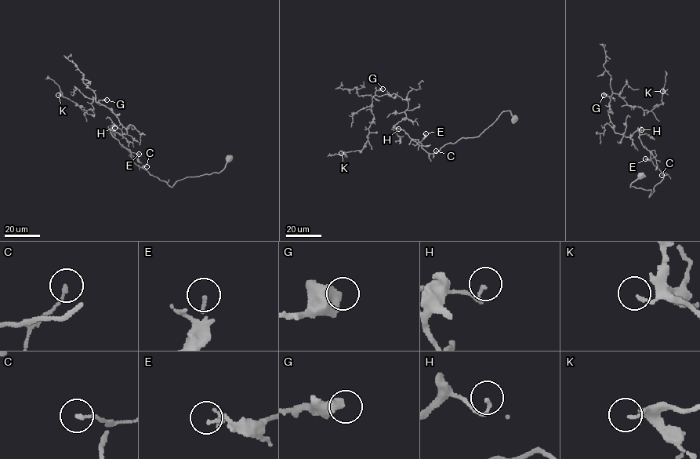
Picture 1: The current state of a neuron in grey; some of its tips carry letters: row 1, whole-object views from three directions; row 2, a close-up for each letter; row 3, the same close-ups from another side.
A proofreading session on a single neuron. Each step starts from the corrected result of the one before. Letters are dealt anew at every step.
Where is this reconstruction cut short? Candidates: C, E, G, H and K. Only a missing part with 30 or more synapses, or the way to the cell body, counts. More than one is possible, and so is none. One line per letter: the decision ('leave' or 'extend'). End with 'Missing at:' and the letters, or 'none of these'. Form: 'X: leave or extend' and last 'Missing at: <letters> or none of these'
C: leave
E: leave
G: leave
H: leave
K: leave
Missing at: none of these

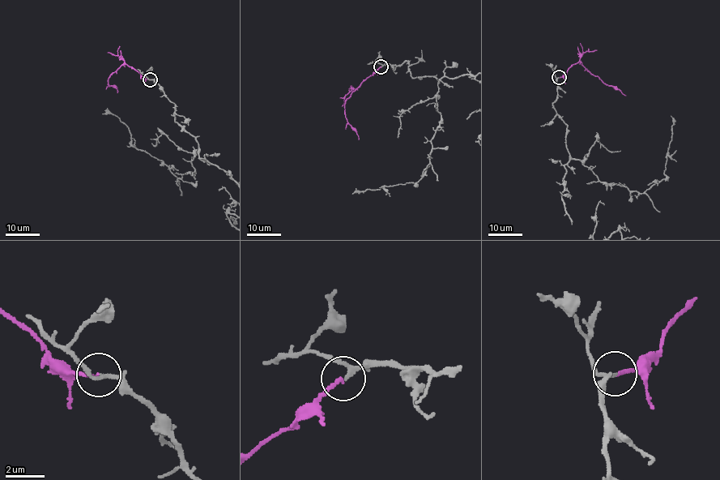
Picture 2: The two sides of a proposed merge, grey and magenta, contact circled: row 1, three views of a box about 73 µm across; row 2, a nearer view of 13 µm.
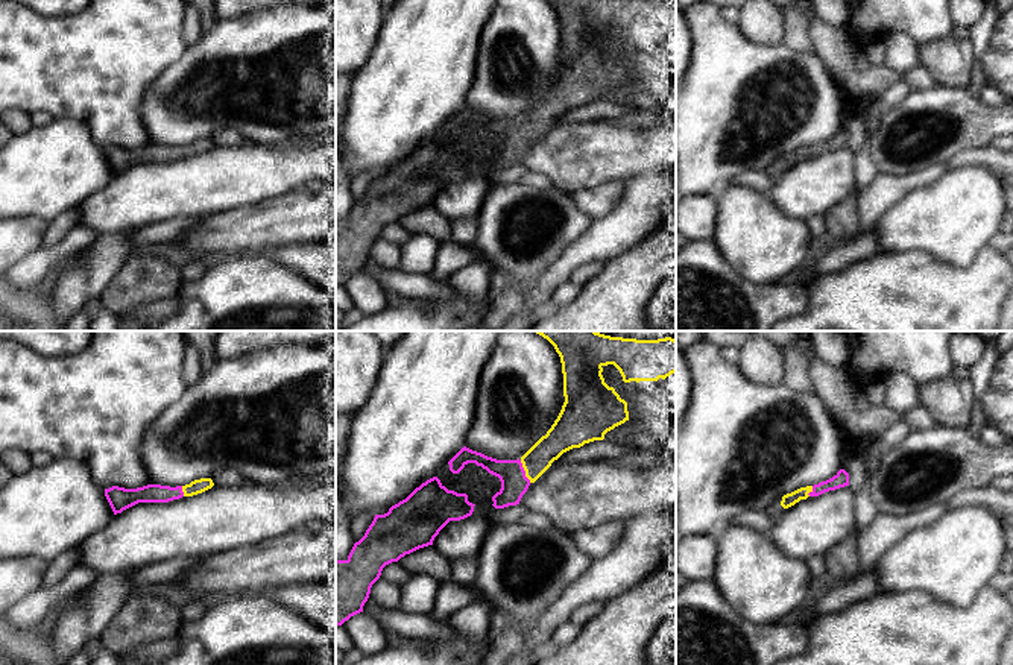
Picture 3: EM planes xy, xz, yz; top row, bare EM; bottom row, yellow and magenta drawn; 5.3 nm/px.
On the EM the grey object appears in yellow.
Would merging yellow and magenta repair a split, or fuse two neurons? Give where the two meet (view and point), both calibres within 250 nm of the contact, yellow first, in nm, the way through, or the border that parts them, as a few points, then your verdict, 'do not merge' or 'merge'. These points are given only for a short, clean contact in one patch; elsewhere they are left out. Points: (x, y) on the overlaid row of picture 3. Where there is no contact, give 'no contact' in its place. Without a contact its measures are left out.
xz (524, 469) | 150/140 nm | across xz (559, 439), (524, 469), (514, 483) | merge

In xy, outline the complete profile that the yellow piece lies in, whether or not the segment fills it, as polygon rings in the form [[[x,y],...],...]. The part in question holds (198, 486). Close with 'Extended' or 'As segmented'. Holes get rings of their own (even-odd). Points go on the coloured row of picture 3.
[[[211,478],[194,480],[185,486],[161,486],[147,484],[137,489],[125,489],[112,486],[105,489],[105,496],[114,512],[114,515],[138,504],[138,503],[169,503],[182,496],[193,496],[202,493],[214,486]]]. Extended

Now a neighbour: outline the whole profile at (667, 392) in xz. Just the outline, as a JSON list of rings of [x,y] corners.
[[[676,372],[662,381],[656,396],[665,405],[670,416],[676,419]]]

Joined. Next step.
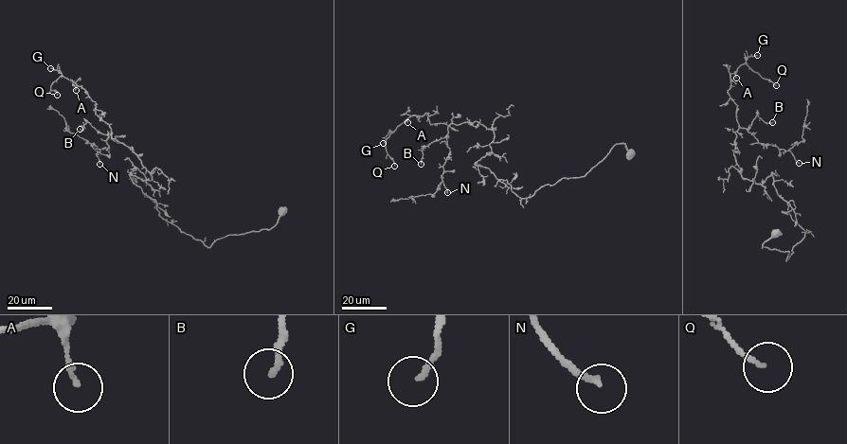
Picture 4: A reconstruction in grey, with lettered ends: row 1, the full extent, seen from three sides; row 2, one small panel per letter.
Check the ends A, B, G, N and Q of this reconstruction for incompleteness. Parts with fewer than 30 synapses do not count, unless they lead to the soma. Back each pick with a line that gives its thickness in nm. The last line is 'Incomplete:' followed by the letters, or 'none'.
B: Thickness 170 nm
N: Thickness 200 nm
Incomplete: B, N

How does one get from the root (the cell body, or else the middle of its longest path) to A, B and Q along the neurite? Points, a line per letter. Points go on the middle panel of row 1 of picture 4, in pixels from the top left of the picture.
A: (480, 159), (491, 151), (495, 135), (480, 123), (431, 124), (426, 114), (412, 115), (407, 122)
B: (480, 159), (491, 151), (489, 145), (495, 133), (474, 121), (450, 124), (444, 137), (422, 150), (421, 164)
Q: (480, 159), (491, 151), (492, 130), (474, 121), (431, 124), (425, 114), (410, 115), (386, 140), (394, 166)

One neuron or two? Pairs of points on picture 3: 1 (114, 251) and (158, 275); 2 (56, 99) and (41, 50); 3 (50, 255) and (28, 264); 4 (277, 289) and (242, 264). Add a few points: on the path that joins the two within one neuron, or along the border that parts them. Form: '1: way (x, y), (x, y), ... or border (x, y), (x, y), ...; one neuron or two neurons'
1: border (132, 251), (105, 287); two neurons
2: way (56, 87), (56, 72), (47, 63); one neuron
3: way (44, 258), (34, 264); one neuron
4: way (268, 289), (251, 274); one neuron

